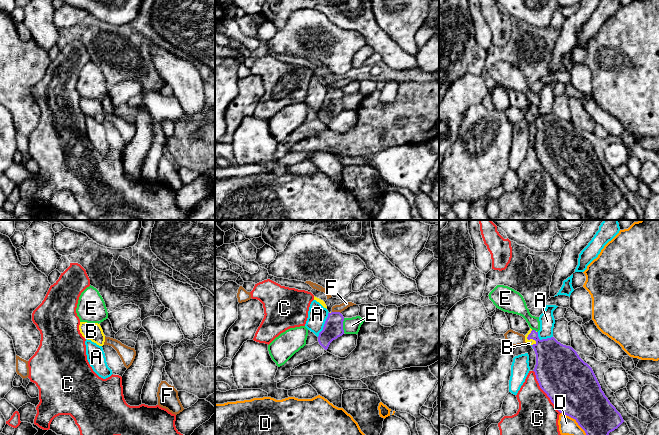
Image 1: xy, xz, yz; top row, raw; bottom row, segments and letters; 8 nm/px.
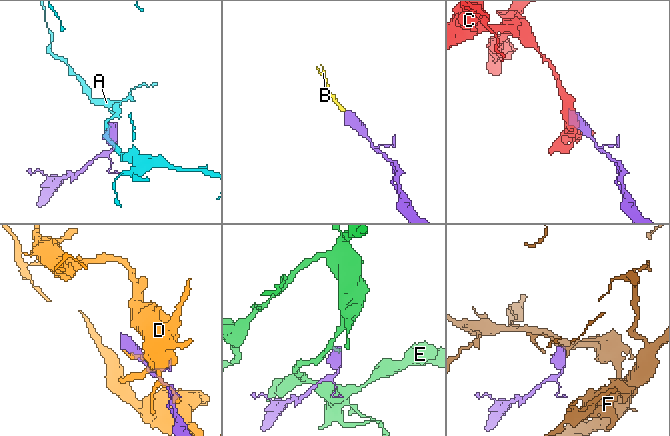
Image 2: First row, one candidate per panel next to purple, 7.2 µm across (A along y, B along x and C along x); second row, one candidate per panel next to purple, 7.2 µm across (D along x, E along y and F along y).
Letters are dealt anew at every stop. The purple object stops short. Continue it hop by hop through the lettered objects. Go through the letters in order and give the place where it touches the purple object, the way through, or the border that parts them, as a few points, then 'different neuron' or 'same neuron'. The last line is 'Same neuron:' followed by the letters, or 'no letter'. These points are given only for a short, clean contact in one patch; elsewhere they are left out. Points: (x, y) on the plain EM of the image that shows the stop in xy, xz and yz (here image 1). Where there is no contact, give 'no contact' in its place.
A: meets purple in xz at (324, 100); border along xz (328, 88), (323, 105), (317, 112); different neuron
B: meets purple in yz at (529, 115); runs through yz (553, 135), (529, 115), (530, 118); same neuron
C: meets purple in yz at (544, 167); different neuron
D: meets purple in yz at (576, 197); different neuron
E: meets purple in xz at (342, 101); border along xz (344, 94), (343, 108); different neuron
F: meets purple in xz at (336, 88); different neuron
Same neuron: B

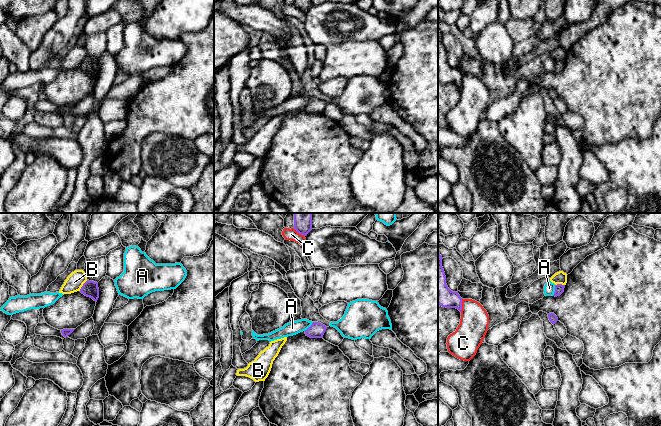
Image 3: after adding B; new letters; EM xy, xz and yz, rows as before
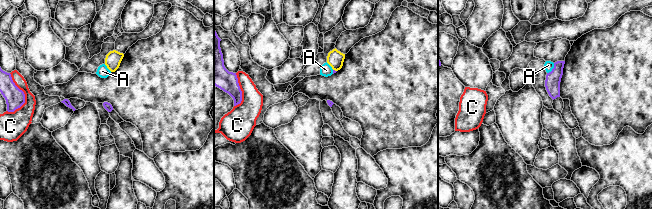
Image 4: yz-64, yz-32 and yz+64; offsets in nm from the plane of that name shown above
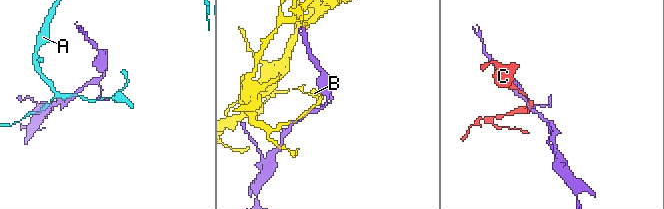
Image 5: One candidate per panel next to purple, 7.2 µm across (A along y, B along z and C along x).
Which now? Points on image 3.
A: meets purple in yz at (555, 66); border along yz (555, 61), (555, 67), (552, 71); different neuron
B: meets purple in xy at (83, 61); border along xy (87, 56), (79, 66); different neuron
C: meets purple in yz at (461, 81); different neuron
Same neuron: no letter

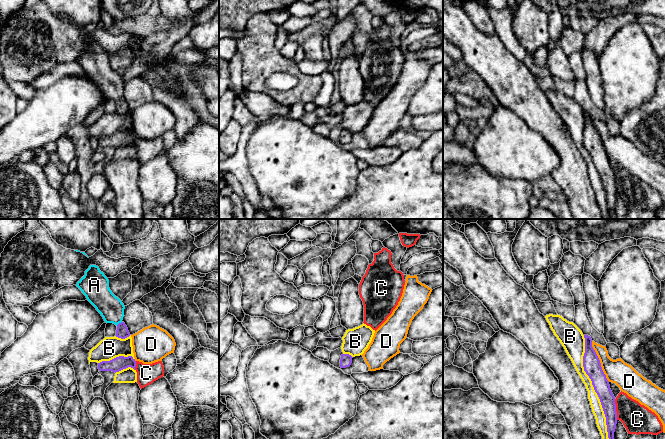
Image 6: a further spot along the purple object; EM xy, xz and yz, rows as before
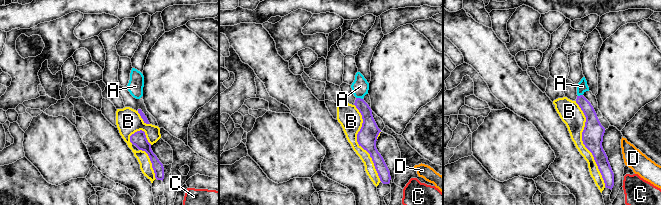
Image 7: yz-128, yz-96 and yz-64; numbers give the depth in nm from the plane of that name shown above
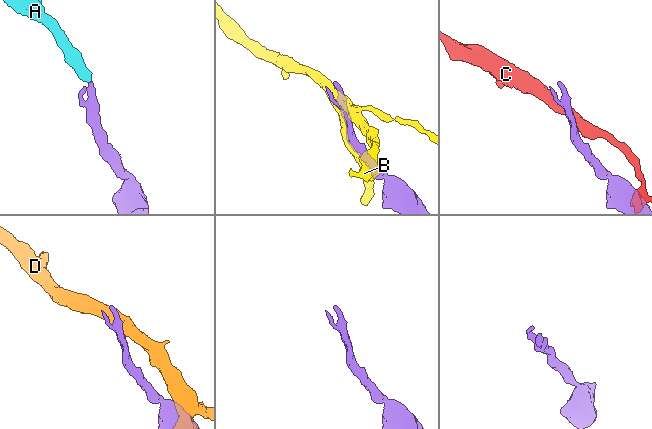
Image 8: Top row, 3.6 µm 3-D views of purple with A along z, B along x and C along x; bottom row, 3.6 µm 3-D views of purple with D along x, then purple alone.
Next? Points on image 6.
A: meets purple in xy at (119, 99); runs through xy (122, 108), (119, 99), (111, 84); same neuron
B: meets purple in yz at (594, 164); different neuron
C: meets purple in yz at (615, 185); border along yz (614, 175), (617, 195); different neuron
D: meets purple in yz at (599, 137); border along yz (591, 117), (591, 122), (599, 136), (601, 145), (609, 157); different neuron
Same neuron: A

